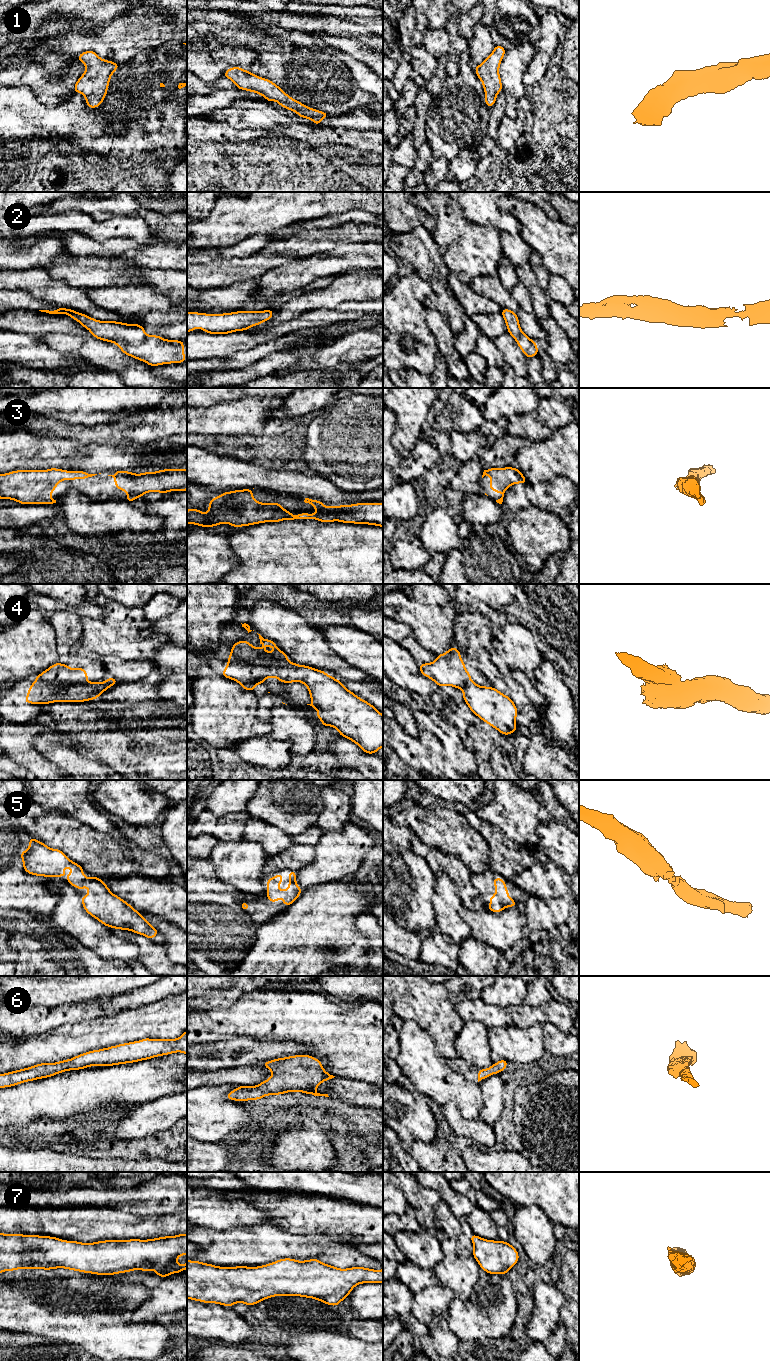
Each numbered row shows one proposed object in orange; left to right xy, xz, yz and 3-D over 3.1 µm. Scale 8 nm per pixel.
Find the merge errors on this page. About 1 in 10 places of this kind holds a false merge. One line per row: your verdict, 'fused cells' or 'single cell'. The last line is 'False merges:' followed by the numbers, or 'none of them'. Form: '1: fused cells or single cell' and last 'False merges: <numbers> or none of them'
1: single cell
2: single cell
3: single cell
4: fused cells
5: single cell
6: single cell
7: single cell
False merges: 4

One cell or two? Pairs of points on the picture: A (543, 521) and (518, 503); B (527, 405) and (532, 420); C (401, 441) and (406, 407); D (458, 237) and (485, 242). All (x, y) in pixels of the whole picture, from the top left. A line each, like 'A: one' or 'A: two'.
A: two
B: two
C: one
D: one

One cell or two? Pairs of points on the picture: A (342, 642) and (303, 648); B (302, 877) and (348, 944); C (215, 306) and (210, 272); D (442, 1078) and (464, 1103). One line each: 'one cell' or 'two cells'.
A: two cells
B: two cells
C: two cells
D: one cell

